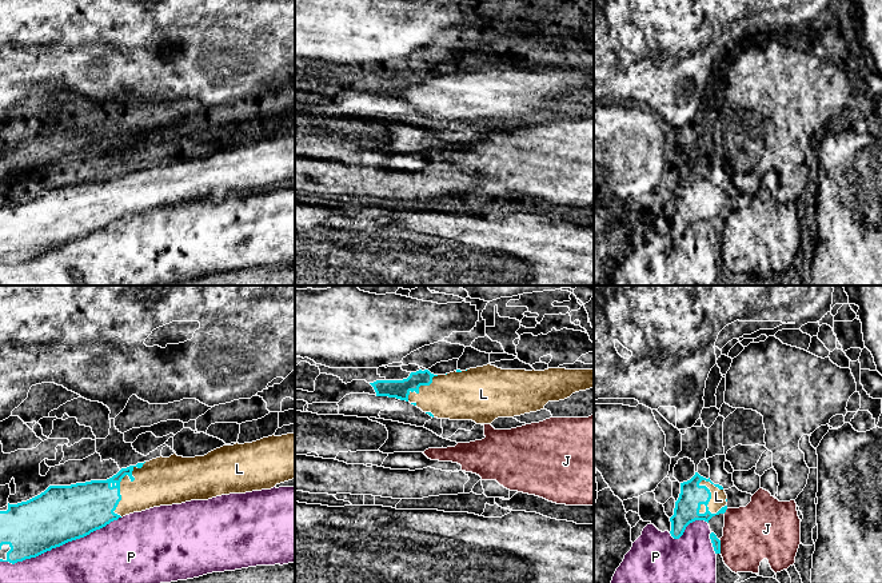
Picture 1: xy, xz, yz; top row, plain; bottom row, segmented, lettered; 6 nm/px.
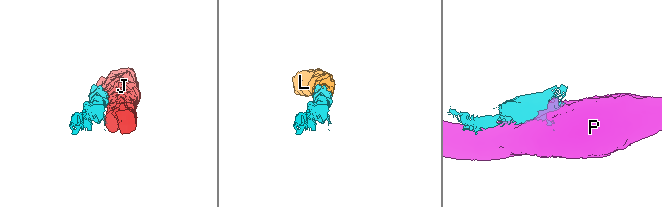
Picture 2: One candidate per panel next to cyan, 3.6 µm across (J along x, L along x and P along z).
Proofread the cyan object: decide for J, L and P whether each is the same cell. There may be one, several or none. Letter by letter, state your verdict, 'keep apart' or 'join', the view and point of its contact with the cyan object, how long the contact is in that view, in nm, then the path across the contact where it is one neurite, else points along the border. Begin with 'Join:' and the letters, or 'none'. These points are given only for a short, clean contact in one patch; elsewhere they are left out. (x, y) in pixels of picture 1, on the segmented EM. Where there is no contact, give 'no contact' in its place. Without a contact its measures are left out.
Join: L
J: keep apart; meets cyan in yz at (719, 547); contact 80 nm long
L: join; meets cyan in yz at (710, 496); contact 240 nm long
P: keep apart; meets cyan in xy at (60, 544); contact 800 nm long

